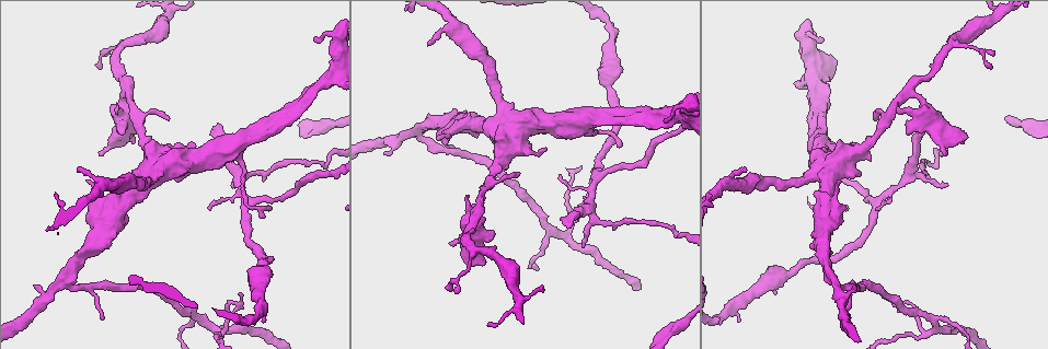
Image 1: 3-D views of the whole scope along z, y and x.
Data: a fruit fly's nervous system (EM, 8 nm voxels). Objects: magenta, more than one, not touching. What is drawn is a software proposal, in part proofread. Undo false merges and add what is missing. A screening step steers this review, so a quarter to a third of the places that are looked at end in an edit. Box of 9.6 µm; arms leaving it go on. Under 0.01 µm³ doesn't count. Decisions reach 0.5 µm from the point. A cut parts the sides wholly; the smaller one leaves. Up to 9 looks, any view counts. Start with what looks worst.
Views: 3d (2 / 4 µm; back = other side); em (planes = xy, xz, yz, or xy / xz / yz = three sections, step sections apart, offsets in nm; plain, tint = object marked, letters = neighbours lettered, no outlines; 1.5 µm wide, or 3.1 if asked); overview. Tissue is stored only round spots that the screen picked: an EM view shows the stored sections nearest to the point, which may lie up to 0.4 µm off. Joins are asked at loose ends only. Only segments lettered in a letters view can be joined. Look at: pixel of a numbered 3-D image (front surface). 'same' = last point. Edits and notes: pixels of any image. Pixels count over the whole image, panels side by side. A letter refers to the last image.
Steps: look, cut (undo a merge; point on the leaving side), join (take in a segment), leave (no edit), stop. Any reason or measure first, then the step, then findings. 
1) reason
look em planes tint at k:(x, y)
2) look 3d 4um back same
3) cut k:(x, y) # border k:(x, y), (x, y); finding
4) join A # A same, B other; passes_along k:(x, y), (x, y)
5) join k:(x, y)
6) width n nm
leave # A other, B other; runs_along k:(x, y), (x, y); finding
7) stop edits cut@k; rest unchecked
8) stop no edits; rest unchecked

free end
look 3d 2um at 1:(567, 229)

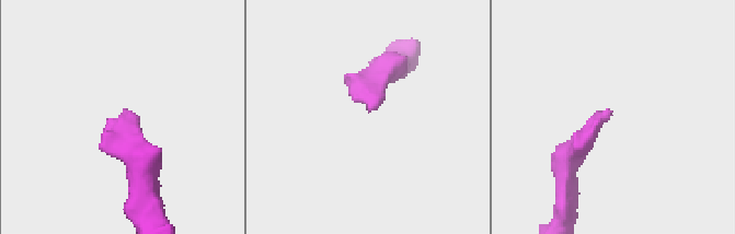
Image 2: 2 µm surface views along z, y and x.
now the EM
look em planes letters at 2:(369, 112)

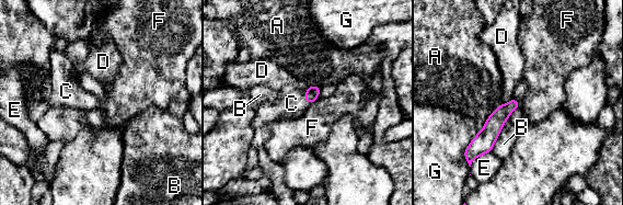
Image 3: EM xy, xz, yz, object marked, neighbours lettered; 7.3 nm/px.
join C # A other, B other, C same, D other, E other, F other, G other; passes_along 3:(312, 94), (306, 99), (291, 103); the neuron continues

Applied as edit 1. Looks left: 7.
look em planes letters at 1:(449, 244)

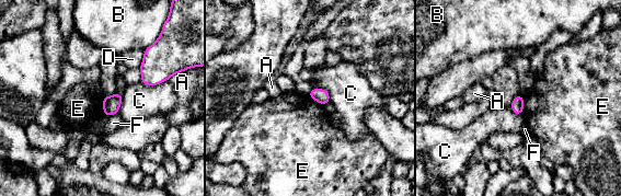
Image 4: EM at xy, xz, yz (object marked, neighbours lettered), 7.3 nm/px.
leave # A other, B other, C other, D other, E other, F other; border 4:(103, 95), (103, 112), (105, 114); no lettered segment goes on from it

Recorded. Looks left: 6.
sudden change in width
look em planes letters at 1:(125, 44)

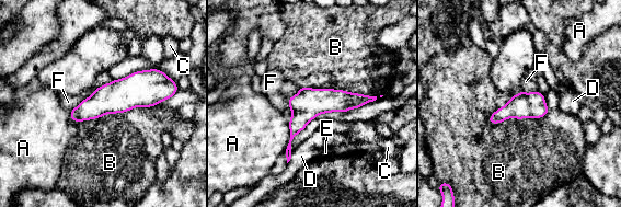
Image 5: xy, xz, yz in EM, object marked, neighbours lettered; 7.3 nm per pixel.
leave # A other, B other, C other, D other, E other, F other; border 5:(550, 111), (540, 117), (487, 122); all the same neuron

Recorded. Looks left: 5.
look em xz step 8 letters at 1:(477, 205)

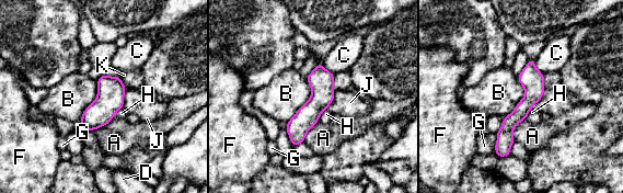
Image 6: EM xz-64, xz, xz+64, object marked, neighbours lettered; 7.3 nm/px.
leave # A other, B other, C other, D other, F other, G other, H other, J other, K other; runs_along 6:(532, 61), (531, 98), (500, 154); continuous, no second neuron

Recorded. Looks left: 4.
stop edits join@3; rest unchecked

